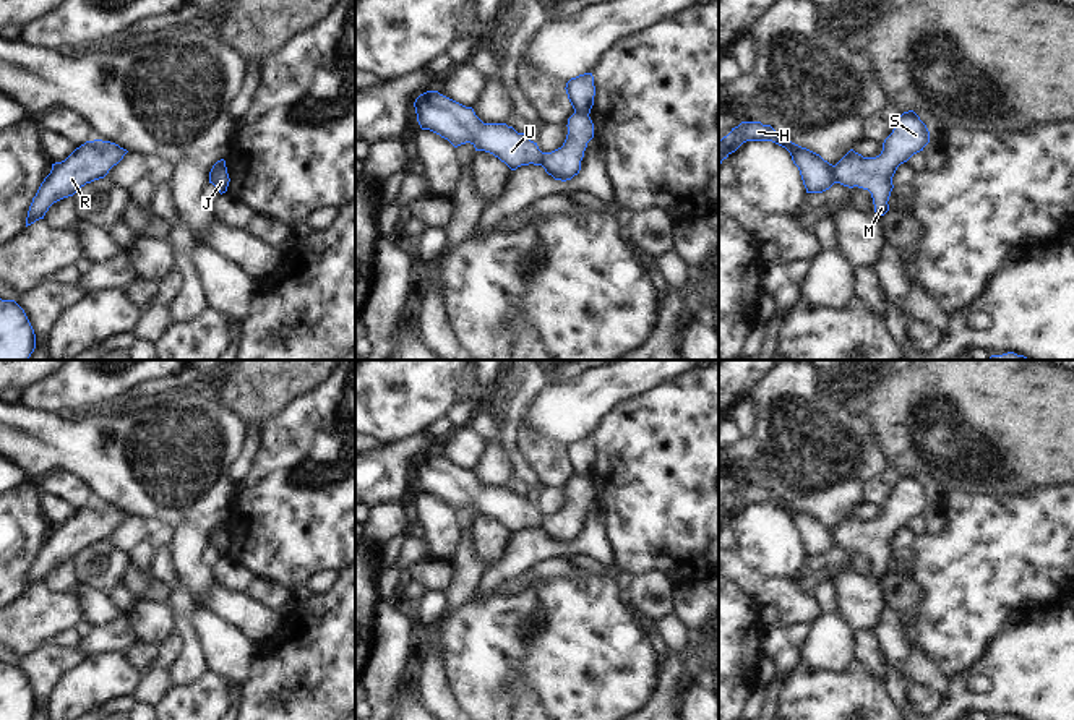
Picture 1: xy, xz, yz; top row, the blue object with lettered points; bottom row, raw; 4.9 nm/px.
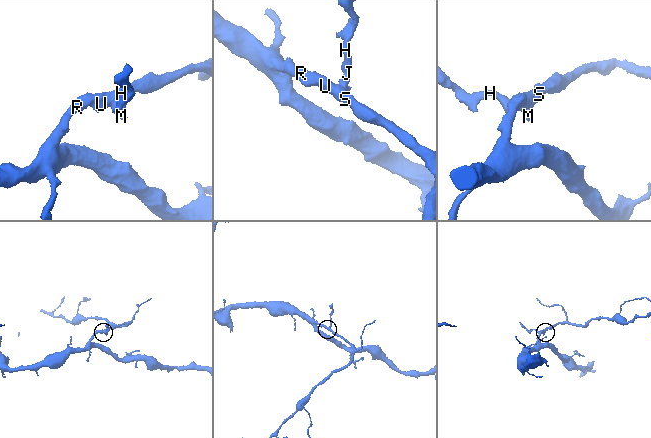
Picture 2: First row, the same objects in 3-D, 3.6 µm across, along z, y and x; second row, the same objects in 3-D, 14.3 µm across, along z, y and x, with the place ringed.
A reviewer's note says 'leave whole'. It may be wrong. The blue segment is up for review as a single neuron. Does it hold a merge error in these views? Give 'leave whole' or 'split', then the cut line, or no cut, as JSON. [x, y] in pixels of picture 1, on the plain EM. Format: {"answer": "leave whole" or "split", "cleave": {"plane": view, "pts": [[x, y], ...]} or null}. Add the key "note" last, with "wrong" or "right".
{"answer": "split", "cleave": {"plane": "yz", "pts": [[833, 529], [836, 545]]}, "note": "wrong"}

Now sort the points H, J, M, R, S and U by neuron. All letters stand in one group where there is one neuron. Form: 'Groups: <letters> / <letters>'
Groups: H J / M R S U

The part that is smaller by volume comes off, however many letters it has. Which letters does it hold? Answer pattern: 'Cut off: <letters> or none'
Cut off: H, J

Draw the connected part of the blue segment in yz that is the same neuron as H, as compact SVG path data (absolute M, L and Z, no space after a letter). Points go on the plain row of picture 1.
M741 485L738 490L732 491L727 499L719 503L719 530L724 522L746 504L772 504L785 511L800 534L806 556L823 556L836 546L832 527L824 524L819 517L792 506L771 488L763 488L761 485Z

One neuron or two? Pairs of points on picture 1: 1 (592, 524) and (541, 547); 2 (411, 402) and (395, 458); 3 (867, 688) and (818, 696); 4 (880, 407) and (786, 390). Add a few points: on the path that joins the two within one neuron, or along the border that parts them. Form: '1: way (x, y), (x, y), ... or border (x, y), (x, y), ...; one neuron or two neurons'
1: way (584, 539), (575, 548), (555, 548); one neuron
2: border (422, 430), (403, 440), (382, 445); two neurons
3: way (855, 691), (829, 696); one neuron
4: border (842, 404), (852, 412), (860, 414), (872, 428); two neurons

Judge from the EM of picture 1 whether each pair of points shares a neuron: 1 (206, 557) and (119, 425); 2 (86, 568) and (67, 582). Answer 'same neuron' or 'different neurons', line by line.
1: different neurons
2: different neurons

